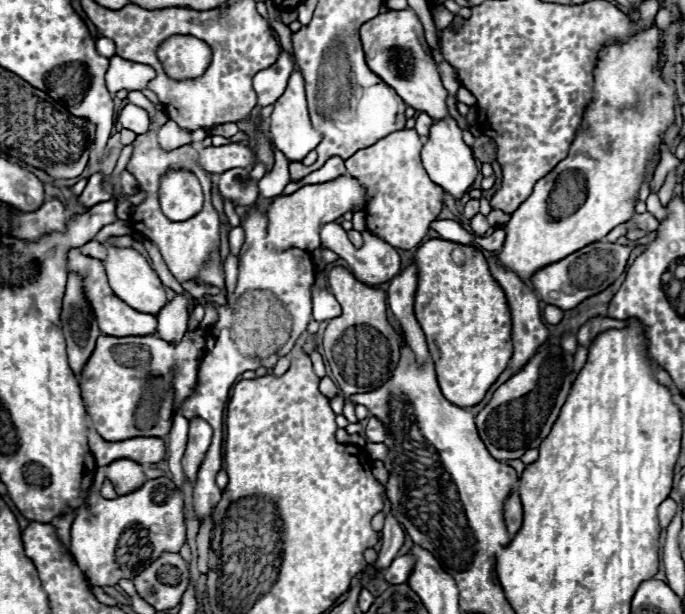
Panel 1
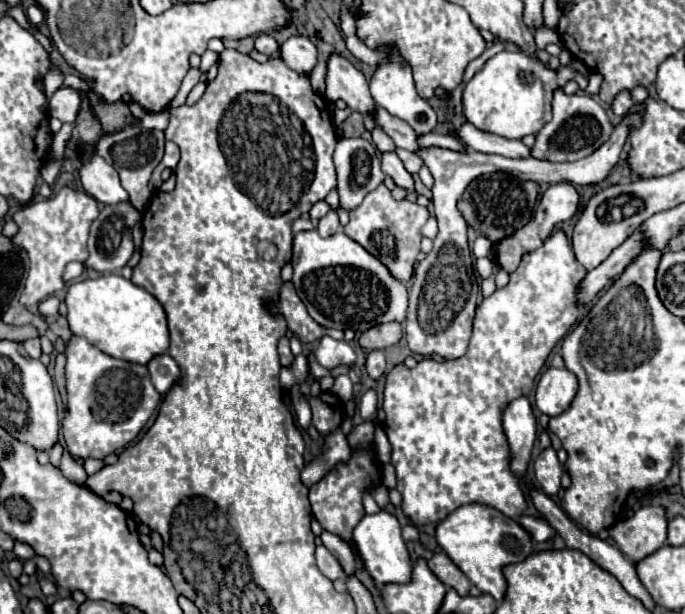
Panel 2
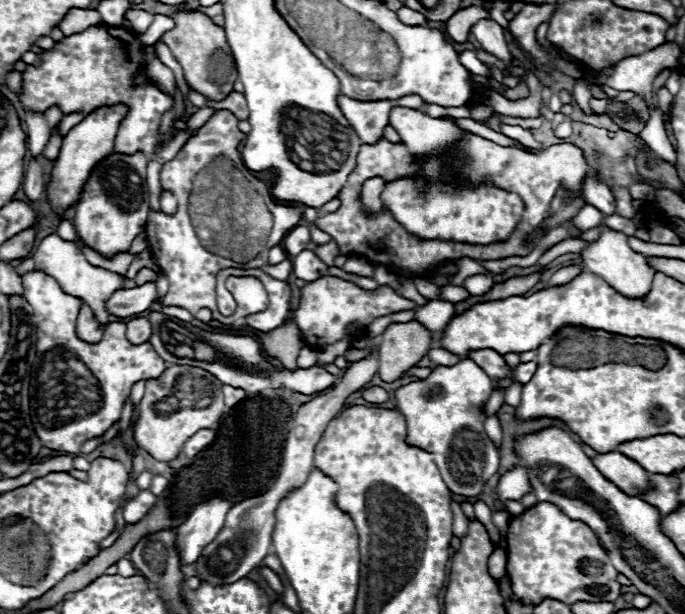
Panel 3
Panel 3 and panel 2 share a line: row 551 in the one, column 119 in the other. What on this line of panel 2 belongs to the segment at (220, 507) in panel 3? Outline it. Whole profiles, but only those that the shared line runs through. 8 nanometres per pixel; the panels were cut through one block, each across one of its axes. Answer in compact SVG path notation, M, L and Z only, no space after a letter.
M92 156L88 162L82 164L80 180L84 190L106 206L130 202L128 192L120 184L118 172L100 156Z

